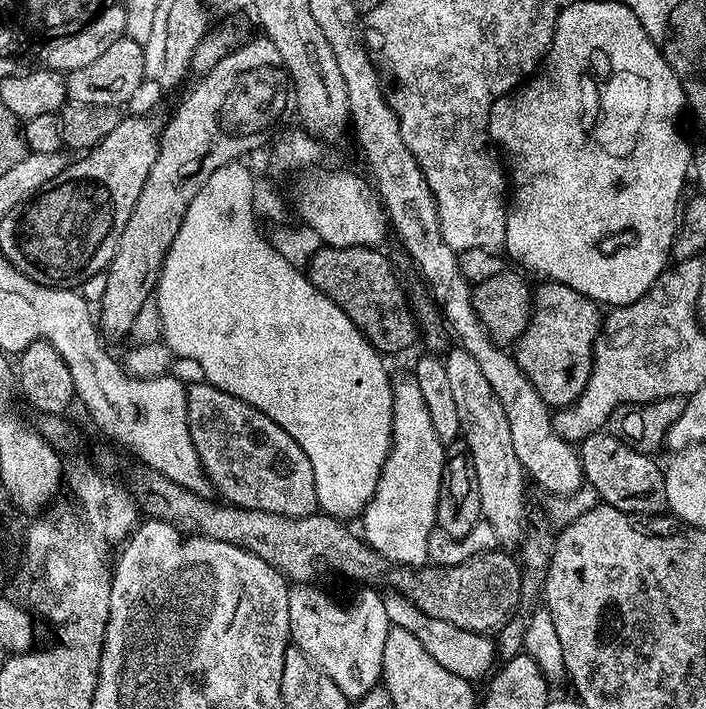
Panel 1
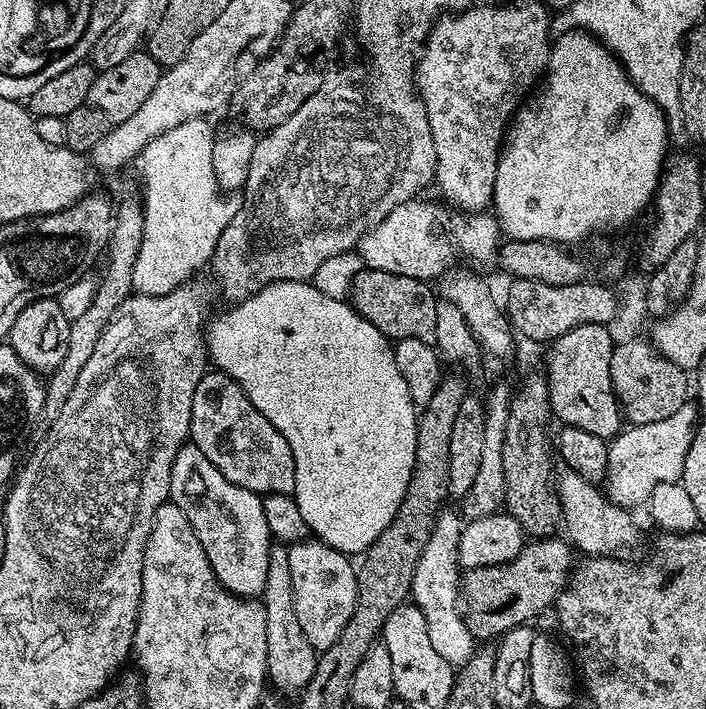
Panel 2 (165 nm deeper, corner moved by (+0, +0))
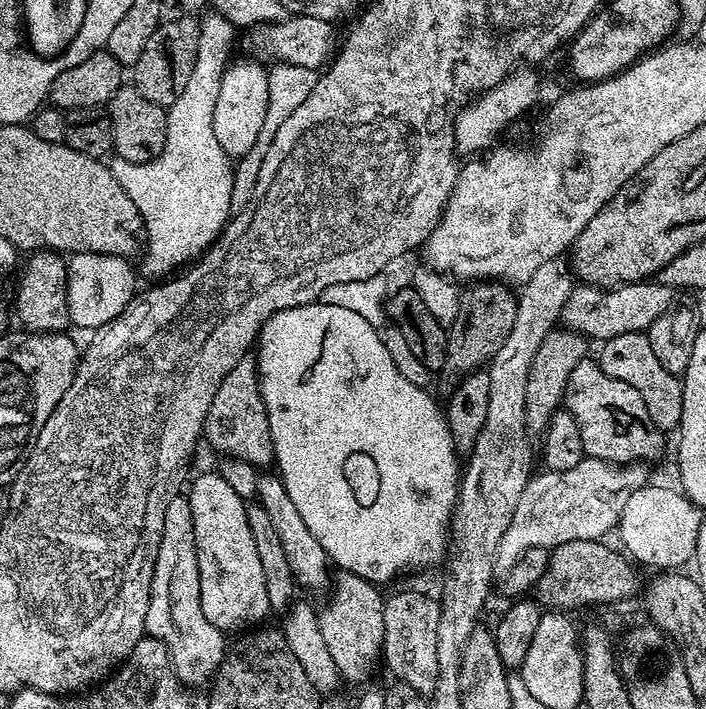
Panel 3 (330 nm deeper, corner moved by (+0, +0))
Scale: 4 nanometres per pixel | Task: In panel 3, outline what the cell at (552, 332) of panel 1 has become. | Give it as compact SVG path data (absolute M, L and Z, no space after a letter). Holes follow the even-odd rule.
M585 358L574 366L570 382L566 382L562 404L574 422L578 422L585 457L623 466L656 460L664 448L665 433L654 426L646 402L642 402L642 394L638 394L634 386L610 378L595 359Z

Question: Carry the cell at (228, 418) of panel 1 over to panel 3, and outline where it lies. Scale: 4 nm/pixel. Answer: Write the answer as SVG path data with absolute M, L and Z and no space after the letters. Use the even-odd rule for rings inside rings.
M251 355L241 358L238 366L222 378L214 402L206 414L202 433L203 439L221 457L233 456L235 460L250 462L258 470L268 470L274 464L274 446L270 434L270 422L260 389L260 373L256 370L256 361Z

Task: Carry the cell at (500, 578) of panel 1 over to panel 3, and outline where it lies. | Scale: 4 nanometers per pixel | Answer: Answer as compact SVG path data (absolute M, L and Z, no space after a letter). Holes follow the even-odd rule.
M575 540L549 551L549 565L536 583L534 592L539 603L548 610L572 610L568 608L584 608L587 604L616 604L635 594L636 572L604 542Z

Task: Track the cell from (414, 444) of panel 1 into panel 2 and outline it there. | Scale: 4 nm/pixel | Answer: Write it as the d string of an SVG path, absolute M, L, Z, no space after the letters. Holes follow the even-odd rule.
M441 511L440 515L436 517L436 525L432 528L430 538L426 542L424 554L418 558L418 566L412 571L410 600L411 603L422 610L422 614L426 618L426 630L430 633L430 643L434 645L435 652L440 657L446 658L448 664L459 666L465 664L470 659L472 653L476 651L478 644L470 634L468 623L464 620L462 611L462 569L456 563L456 550L462 520L459 515L456 517L454 513L448 511Z

